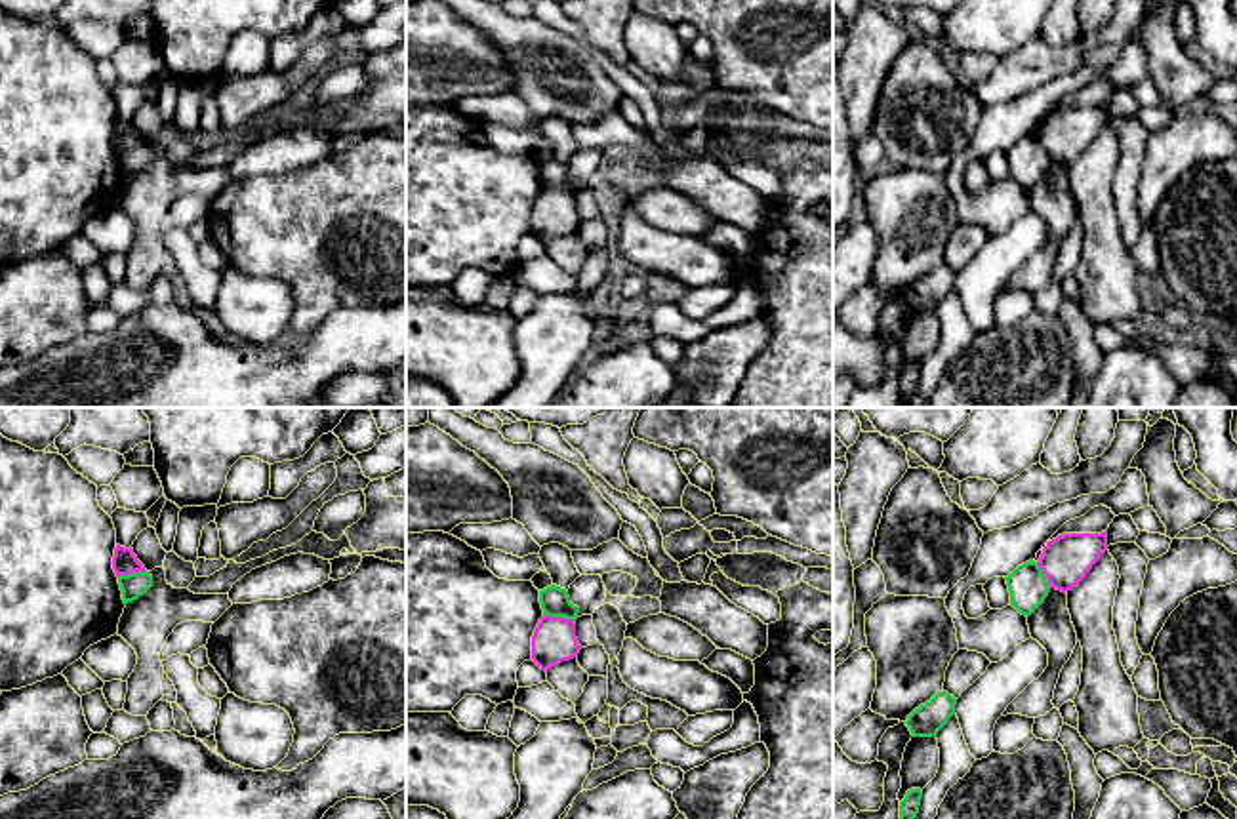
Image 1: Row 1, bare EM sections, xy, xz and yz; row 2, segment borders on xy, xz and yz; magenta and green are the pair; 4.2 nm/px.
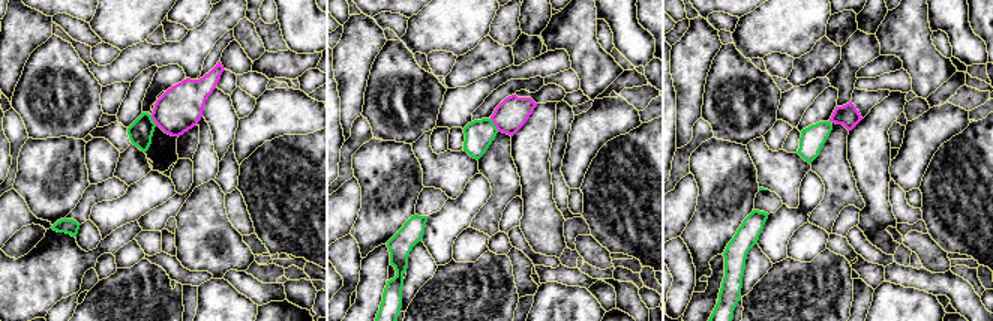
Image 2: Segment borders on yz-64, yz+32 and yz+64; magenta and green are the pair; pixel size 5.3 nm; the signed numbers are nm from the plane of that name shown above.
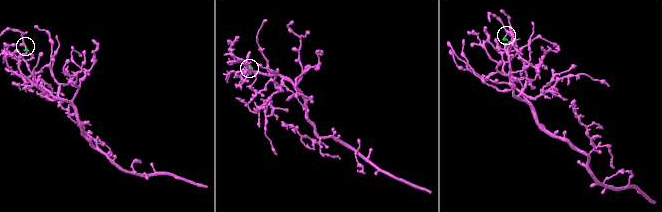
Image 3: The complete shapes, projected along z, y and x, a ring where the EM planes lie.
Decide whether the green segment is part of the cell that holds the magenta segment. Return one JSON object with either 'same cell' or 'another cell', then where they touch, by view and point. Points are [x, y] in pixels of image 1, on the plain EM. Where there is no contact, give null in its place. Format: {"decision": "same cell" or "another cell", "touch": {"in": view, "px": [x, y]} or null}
{"decision": "another cell", "touch": {"in": "xz", "px": [559, 191]}}

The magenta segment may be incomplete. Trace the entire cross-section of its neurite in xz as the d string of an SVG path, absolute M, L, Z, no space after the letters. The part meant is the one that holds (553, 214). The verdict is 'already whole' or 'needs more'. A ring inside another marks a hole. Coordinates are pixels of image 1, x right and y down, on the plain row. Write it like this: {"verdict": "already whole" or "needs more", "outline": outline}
{"verdict": "already whole", "outline": "M543 189L532 210L532 234L541 242L578 230L581 219L576 211L574 192Z"}

